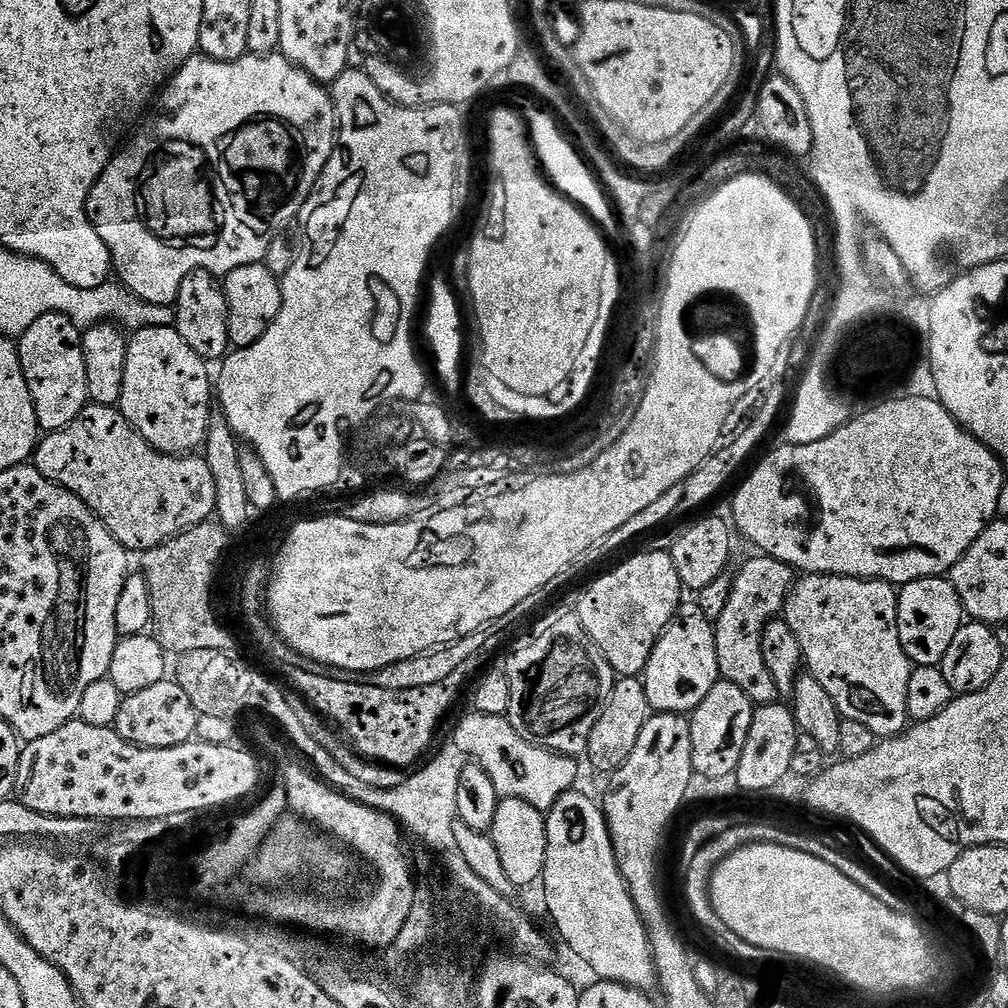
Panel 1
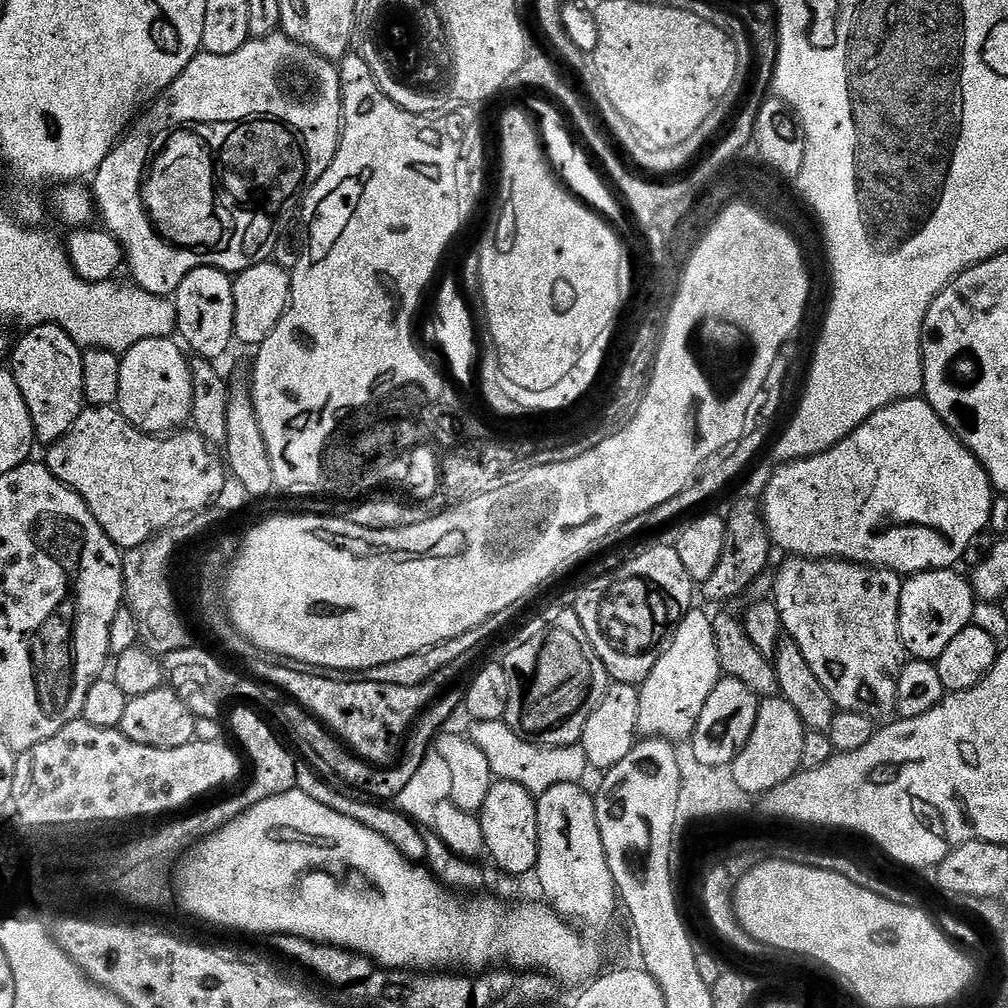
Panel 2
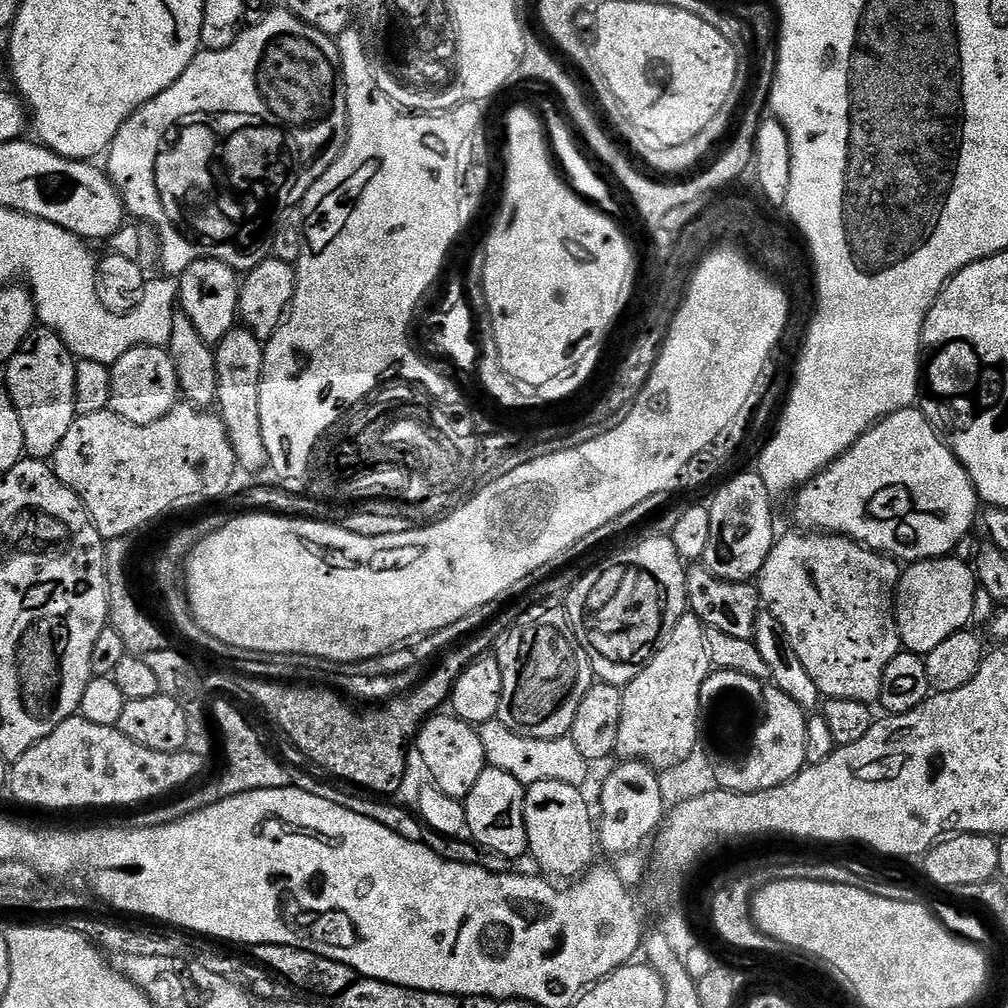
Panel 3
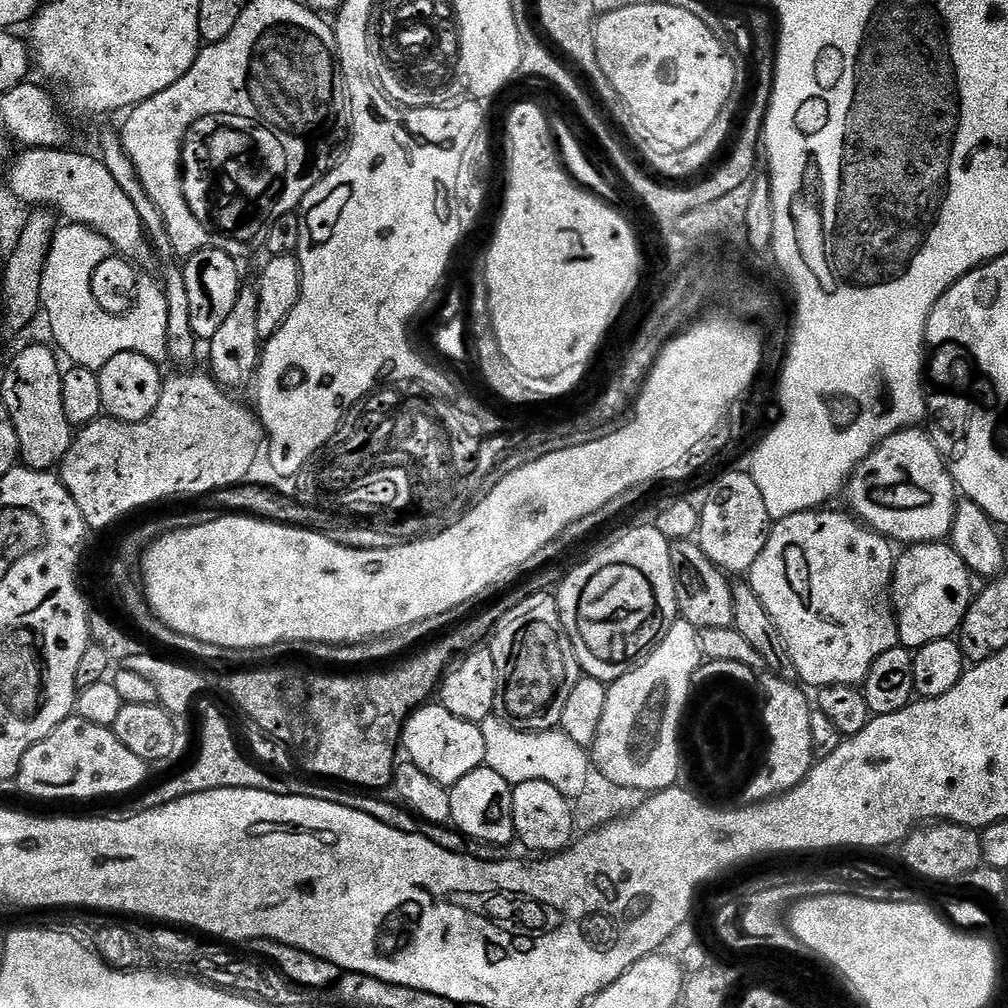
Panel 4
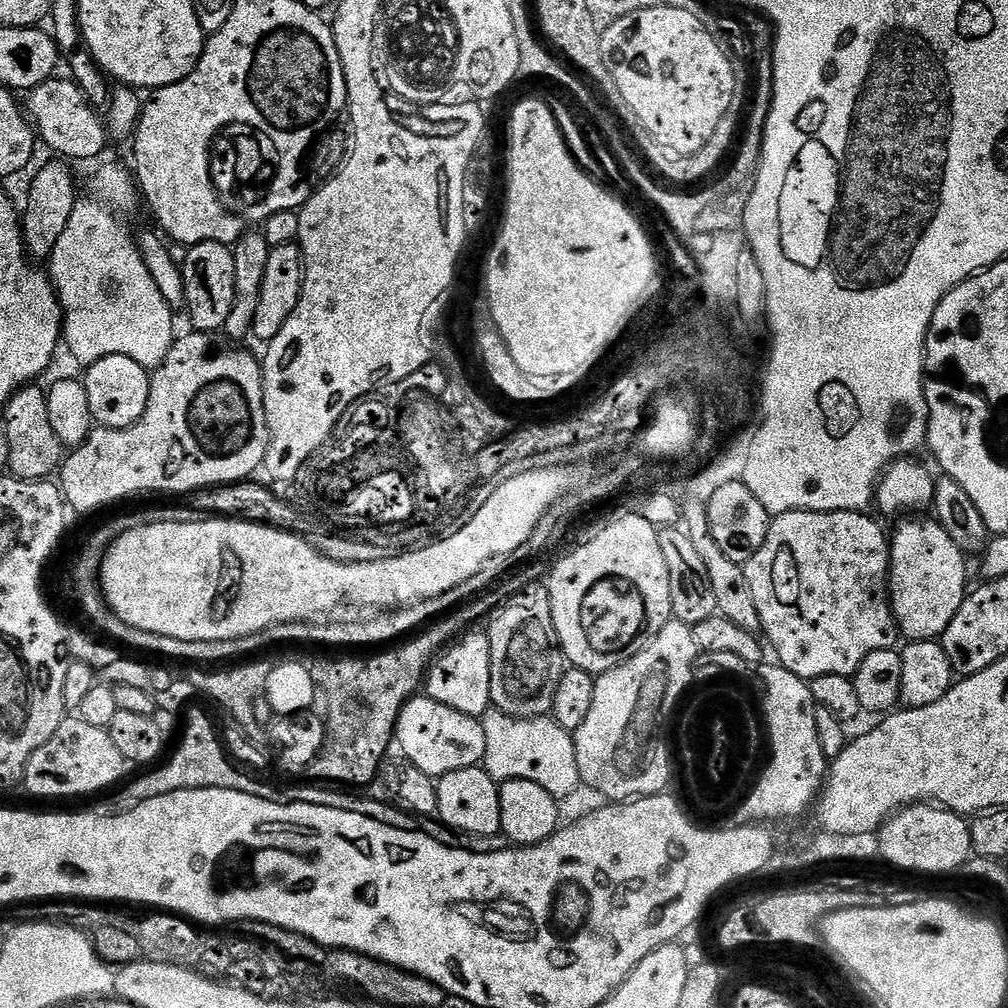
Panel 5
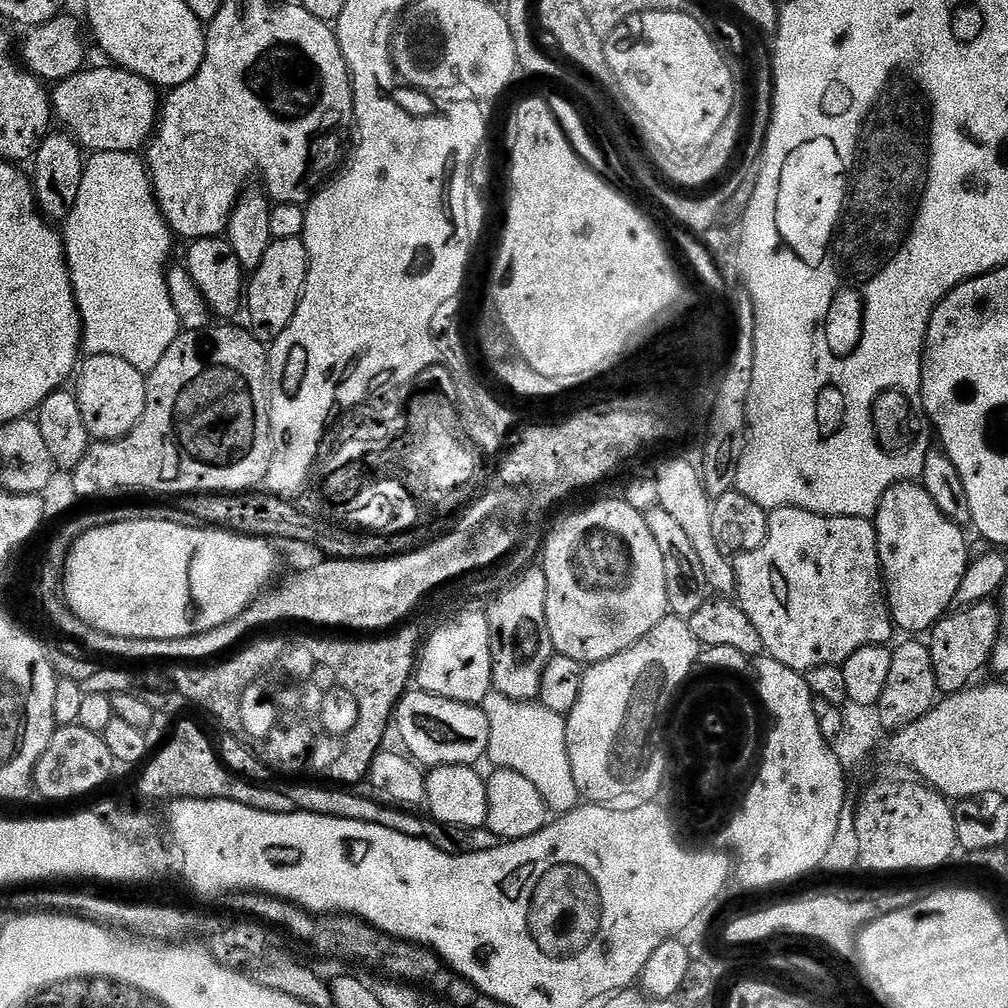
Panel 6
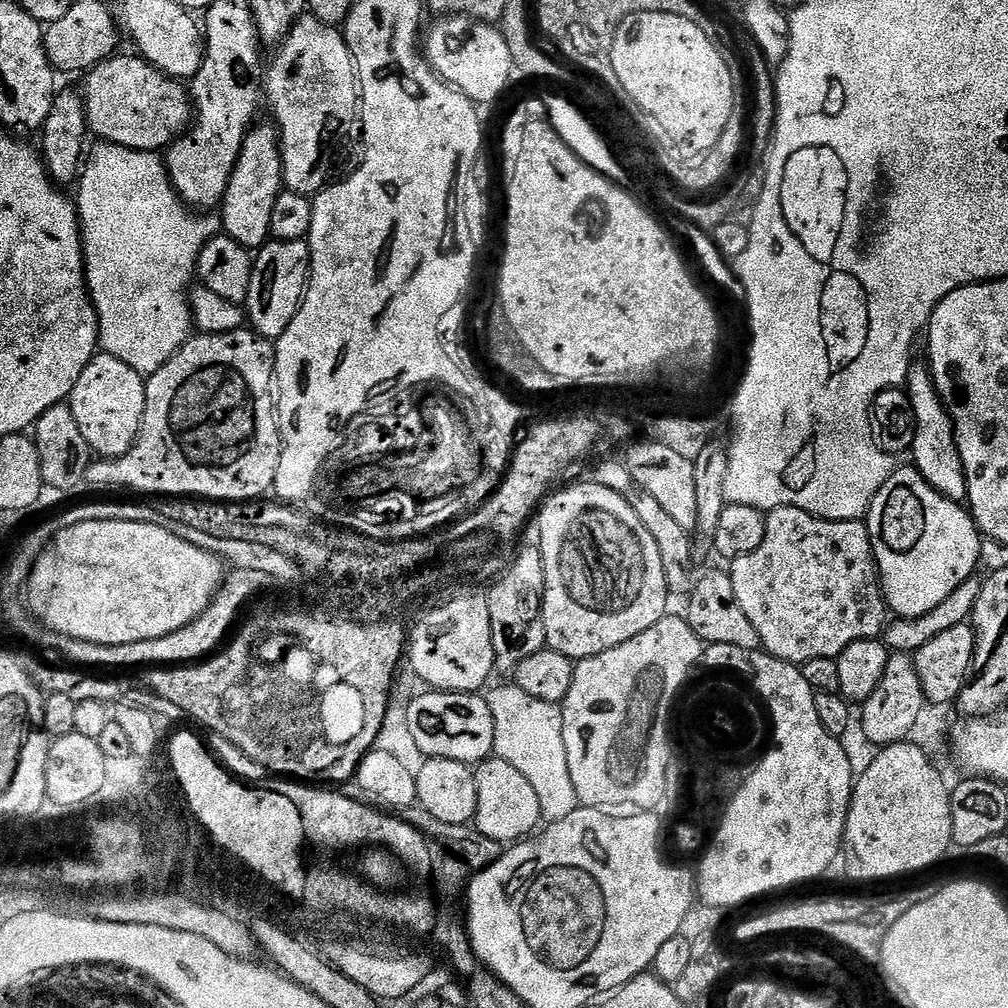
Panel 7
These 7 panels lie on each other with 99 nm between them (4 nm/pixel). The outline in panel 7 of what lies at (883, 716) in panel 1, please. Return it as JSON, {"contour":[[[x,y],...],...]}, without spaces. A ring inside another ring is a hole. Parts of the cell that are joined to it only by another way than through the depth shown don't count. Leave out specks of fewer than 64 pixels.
{"contour":[[[773,508],[767,513],[766,538],[762,538],[762,546],[754,550],[754,554],[746,554],[742,558],[731,561],[730,571],[734,582],[734,598],[738,598],[738,606],[742,606],[746,618],[758,630],[760,648],[769,652],[774,658],[782,658],[786,662],[802,666],[814,658],[830,658],[835,660],[850,646],[850,642],[859,640],[875,640],[885,631],[886,621],[890,613],[884,602],[884,594],[880,591],[880,574],[876,570],[876,559],[872,553],[872,543],[868,533],[868,525],[864,520],[821,520],[801,508]]]}

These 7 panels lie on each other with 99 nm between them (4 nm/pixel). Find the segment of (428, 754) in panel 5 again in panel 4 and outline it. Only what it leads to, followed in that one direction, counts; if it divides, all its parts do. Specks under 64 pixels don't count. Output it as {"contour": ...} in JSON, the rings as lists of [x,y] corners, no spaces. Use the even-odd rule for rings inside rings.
{"contour":[[[429,702],[408,717],[408,721],[404,723],[402,748],[407,752],[408,758],[414,762],[414,766],[422,770],[422,774],[430,774],[434,782],[445,786],[454,785],[462,778],[466,778],[466,774],[470,774],[470,770],[481,767],[486,758],[486,738],[482,738],[479,724],[471,724],[458,718],[458,714],[450,714],[450,710],[446,710],[439,702]]]}

